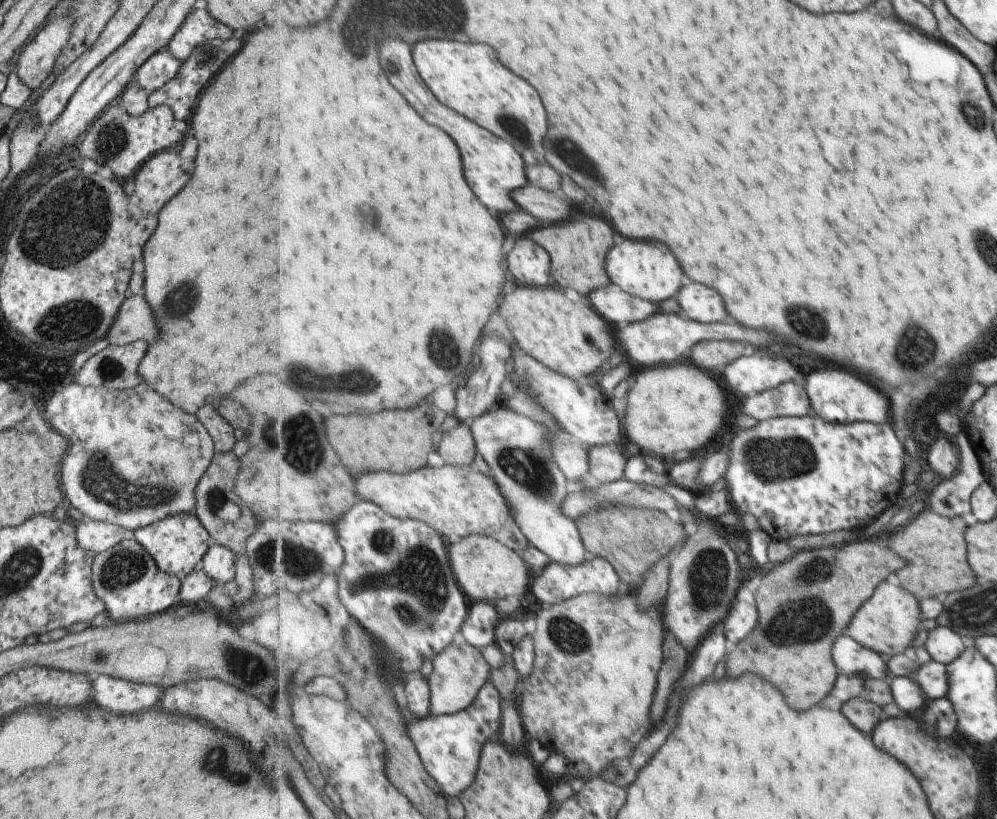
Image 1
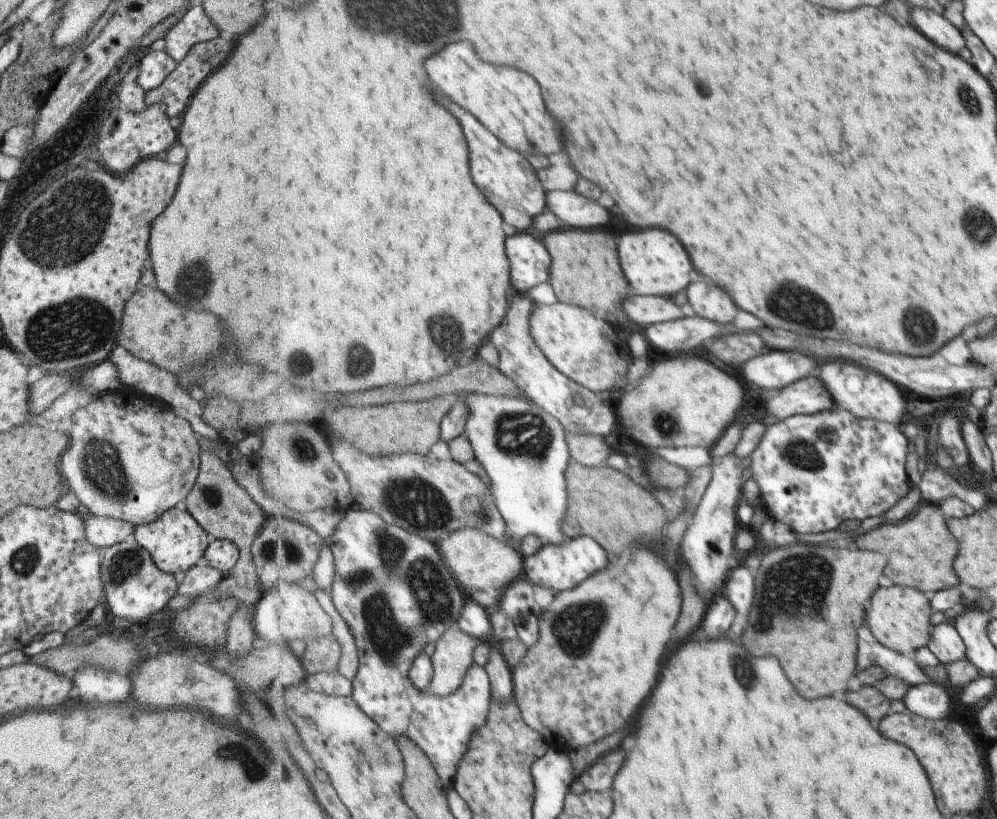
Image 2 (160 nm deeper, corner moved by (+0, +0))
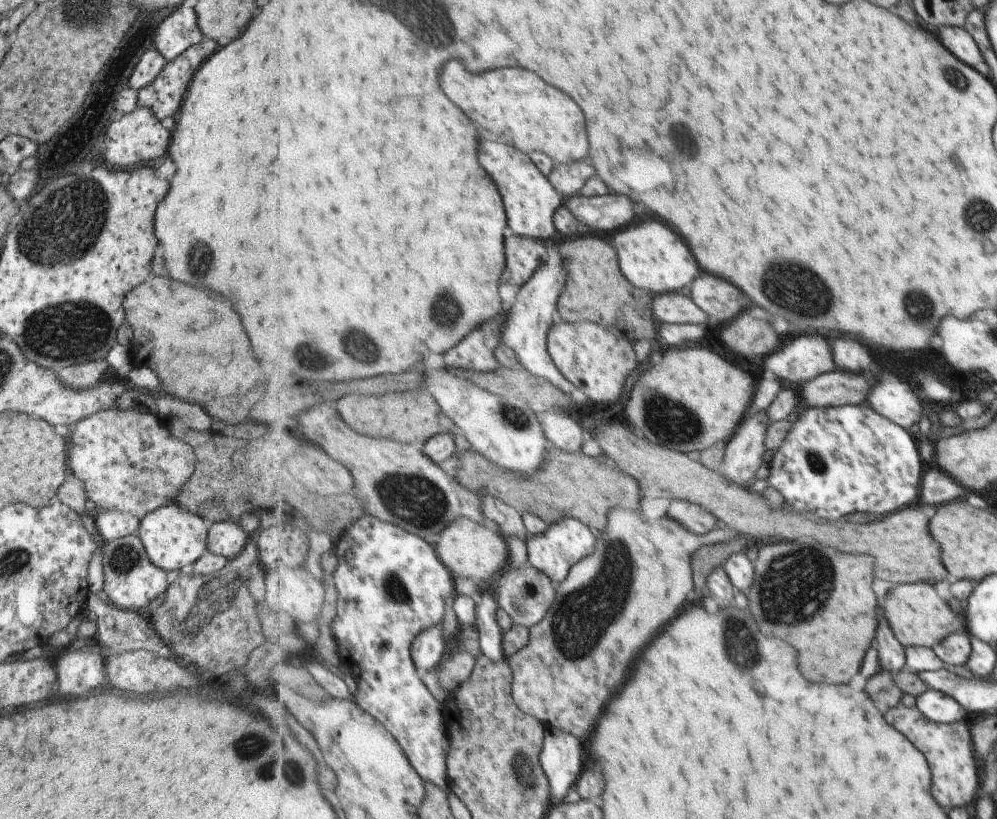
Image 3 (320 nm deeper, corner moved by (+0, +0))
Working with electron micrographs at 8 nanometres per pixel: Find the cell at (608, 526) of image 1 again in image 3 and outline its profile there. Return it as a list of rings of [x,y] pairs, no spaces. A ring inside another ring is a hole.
[[[553,446],[546,454],[545,466],[532,475],[499,467],[473,449],[457,452],[455,456],[458,467],[453,476],[464,487],[476,496],[489,494],[520,514],[526,511],[537,515],[547,526],[570,516],[581,520],[594,531],[602,531],[607,526],[611,509],[623,507],[640,511],[641,508],[641,495],[644,492],[634,476],[580,451],[569,452]]]

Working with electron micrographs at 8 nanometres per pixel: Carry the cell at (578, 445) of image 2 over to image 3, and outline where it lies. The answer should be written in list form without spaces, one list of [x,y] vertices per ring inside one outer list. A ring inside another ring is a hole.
[[[551,408],[538,411],[536,415],[544,434],[553,446],[569,452],[581,450],[583,437],[586,439],[587,433],[567,411]]]

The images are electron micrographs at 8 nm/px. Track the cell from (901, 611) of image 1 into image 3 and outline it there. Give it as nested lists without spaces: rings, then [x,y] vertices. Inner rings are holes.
[[[925,581],[898,584],[891,588],[887,592],[883,608],[895,634],[905,647],[934,647],[949,632],[965,631],[966,628],[963,616],[953,614],[951,608],[947,608],[945,600],[939,598],[935,586]]]

